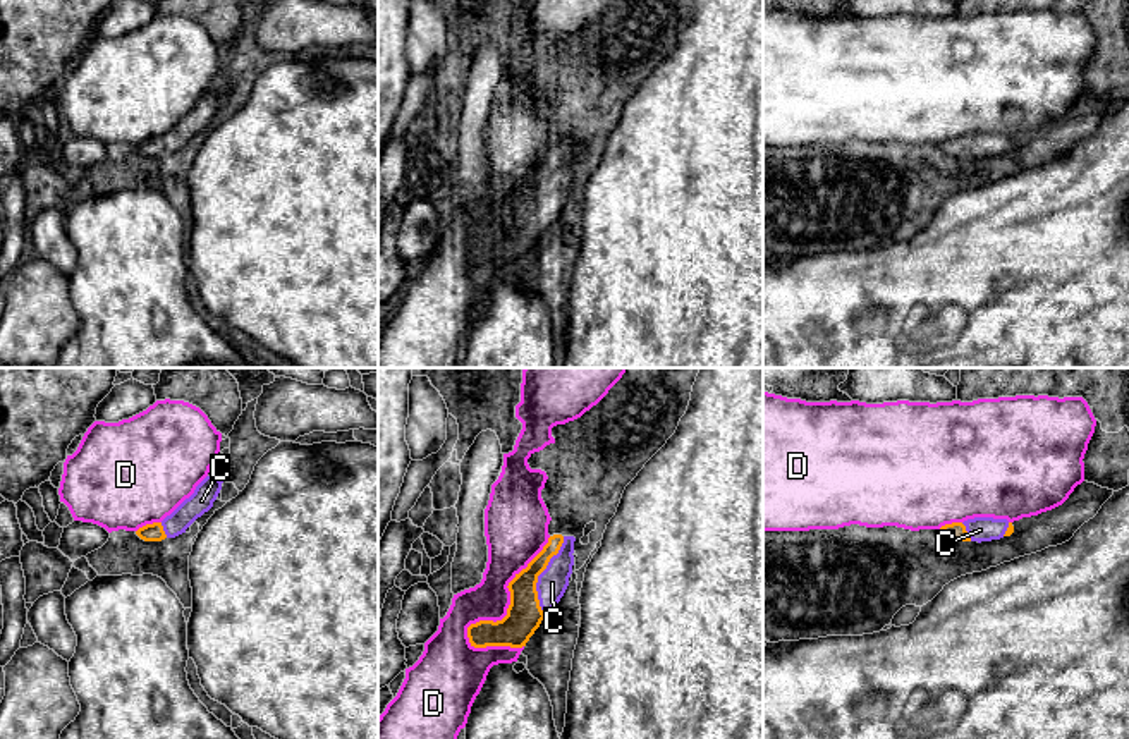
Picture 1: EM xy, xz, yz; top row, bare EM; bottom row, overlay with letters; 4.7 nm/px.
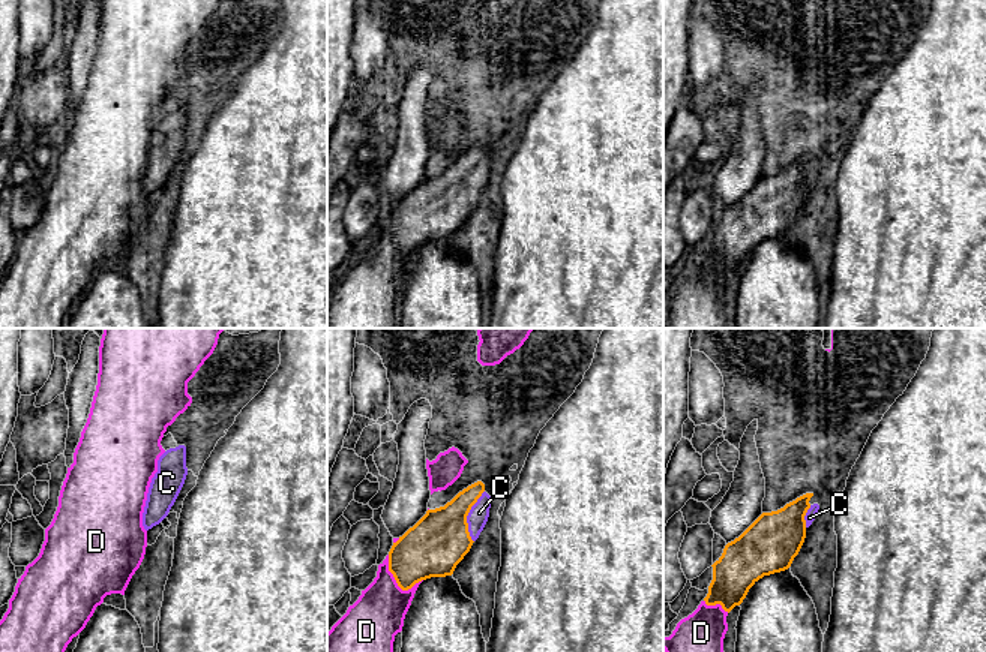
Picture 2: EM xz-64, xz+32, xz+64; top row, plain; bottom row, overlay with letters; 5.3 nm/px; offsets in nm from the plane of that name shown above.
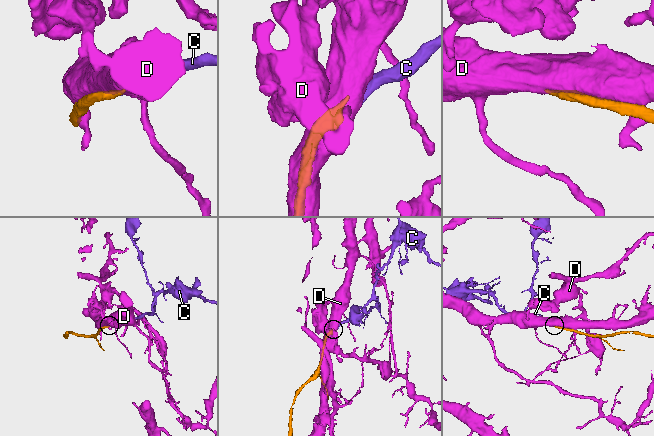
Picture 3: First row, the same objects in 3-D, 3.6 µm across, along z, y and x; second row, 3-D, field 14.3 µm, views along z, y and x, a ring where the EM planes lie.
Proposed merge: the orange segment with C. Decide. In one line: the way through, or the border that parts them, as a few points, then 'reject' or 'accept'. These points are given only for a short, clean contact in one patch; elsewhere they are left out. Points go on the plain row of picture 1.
runs through xz (524, 229), (537, 205), (538, 189), (552, 198); accept

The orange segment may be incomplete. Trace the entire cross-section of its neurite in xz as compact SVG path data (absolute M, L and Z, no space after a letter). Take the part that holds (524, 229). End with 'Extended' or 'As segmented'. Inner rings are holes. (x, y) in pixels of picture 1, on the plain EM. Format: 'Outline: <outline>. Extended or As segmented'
Outline: M553 150L543 165L509 198L510 220L502 235L467 242L471 261L522 263L545 230L564 211L574 180L574 151Z. Extended

